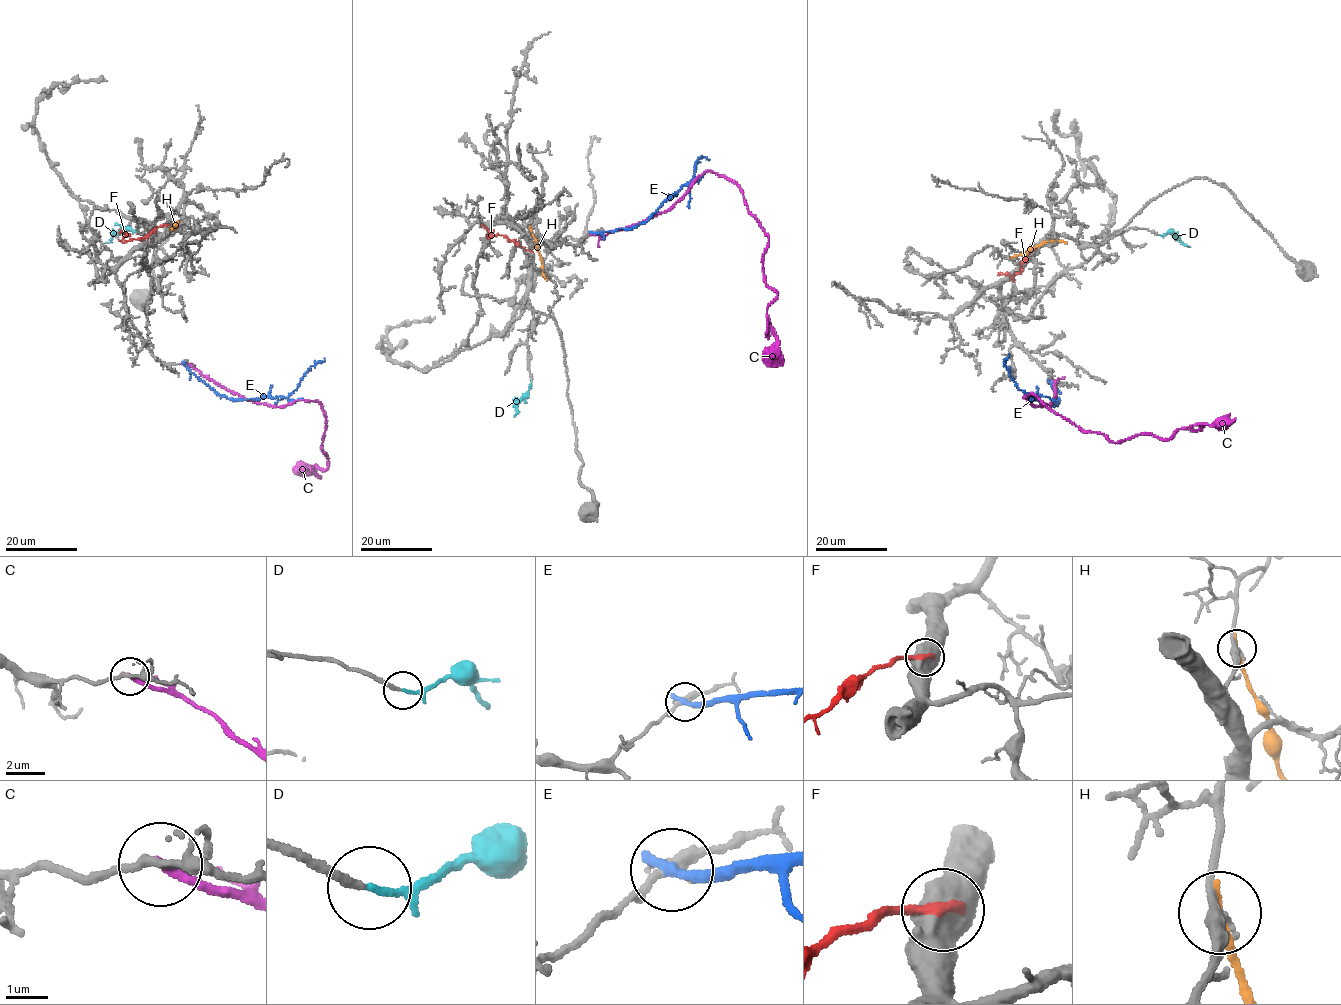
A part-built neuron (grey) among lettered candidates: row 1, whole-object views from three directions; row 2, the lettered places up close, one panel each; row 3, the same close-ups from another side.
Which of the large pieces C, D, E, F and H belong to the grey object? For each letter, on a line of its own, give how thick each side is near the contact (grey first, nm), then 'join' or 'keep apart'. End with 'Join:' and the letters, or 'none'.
C: 160/240 nm | keep apart
D: 200/150 nm | join
E: 200/320 nm | keep apart
F: 750/280 nm | keep apart
H: 170/280 nm | keep apart
Join: D

